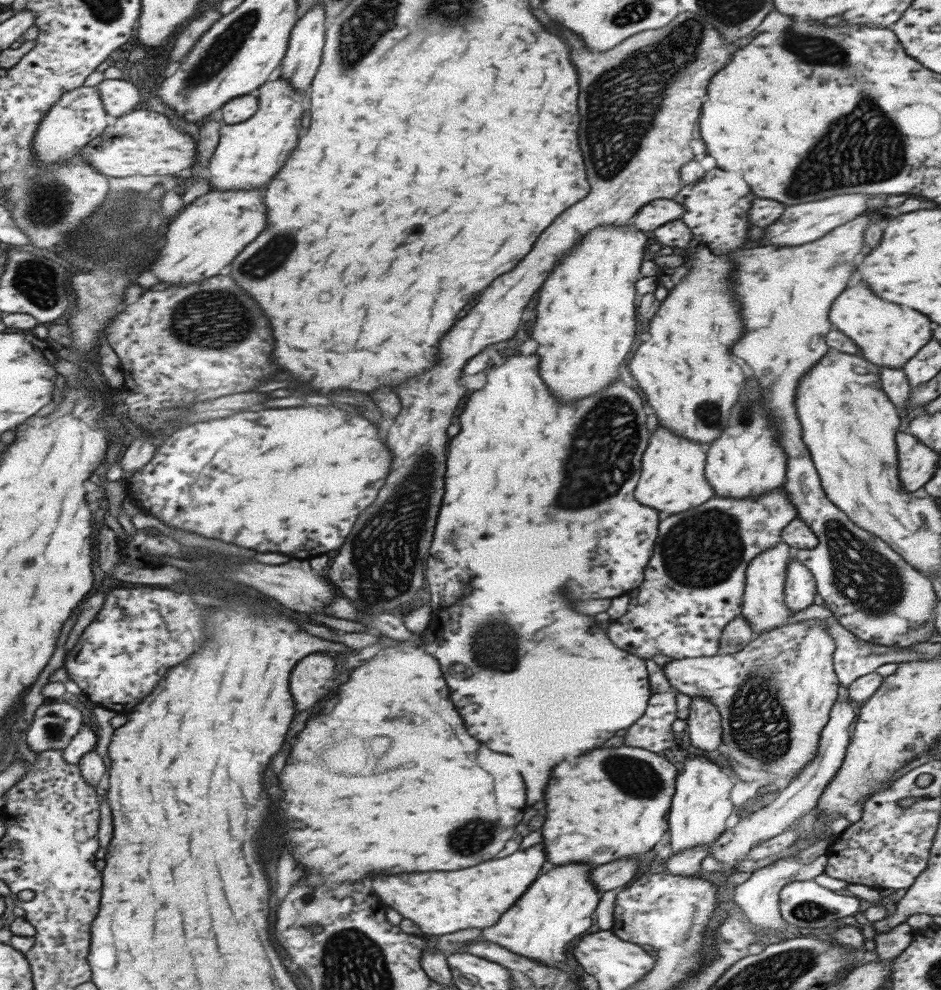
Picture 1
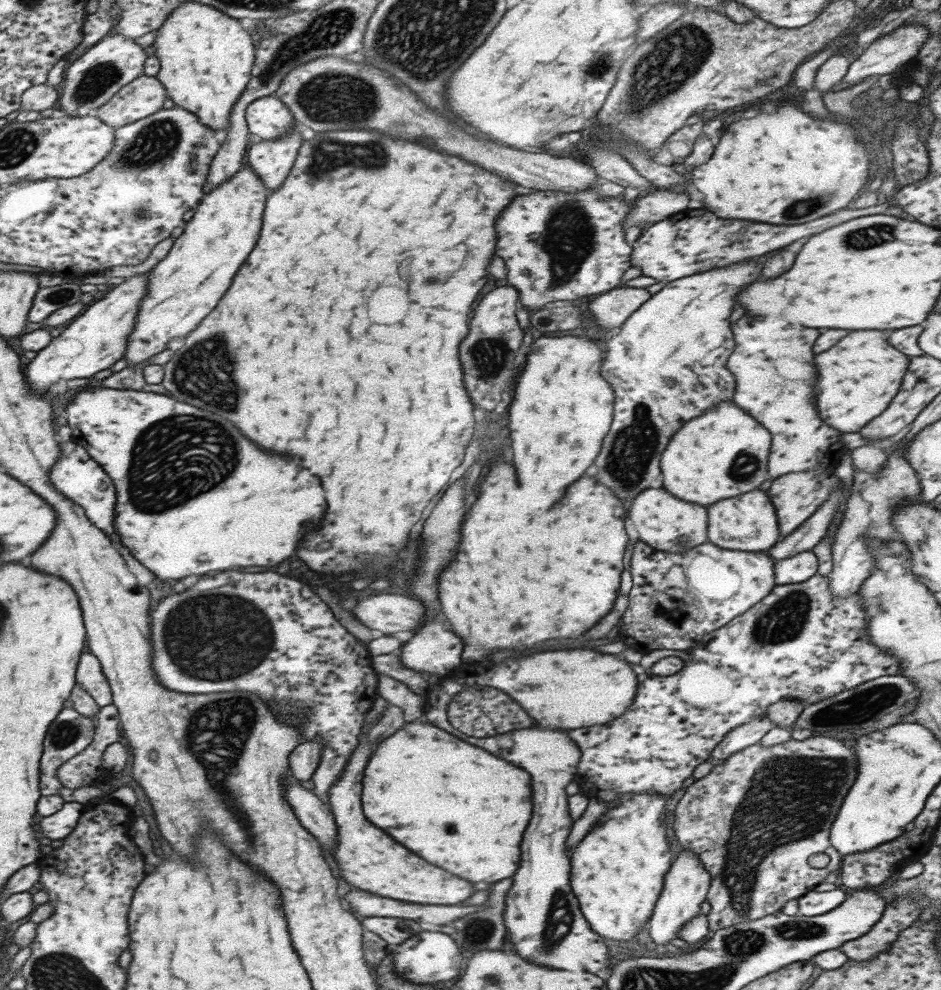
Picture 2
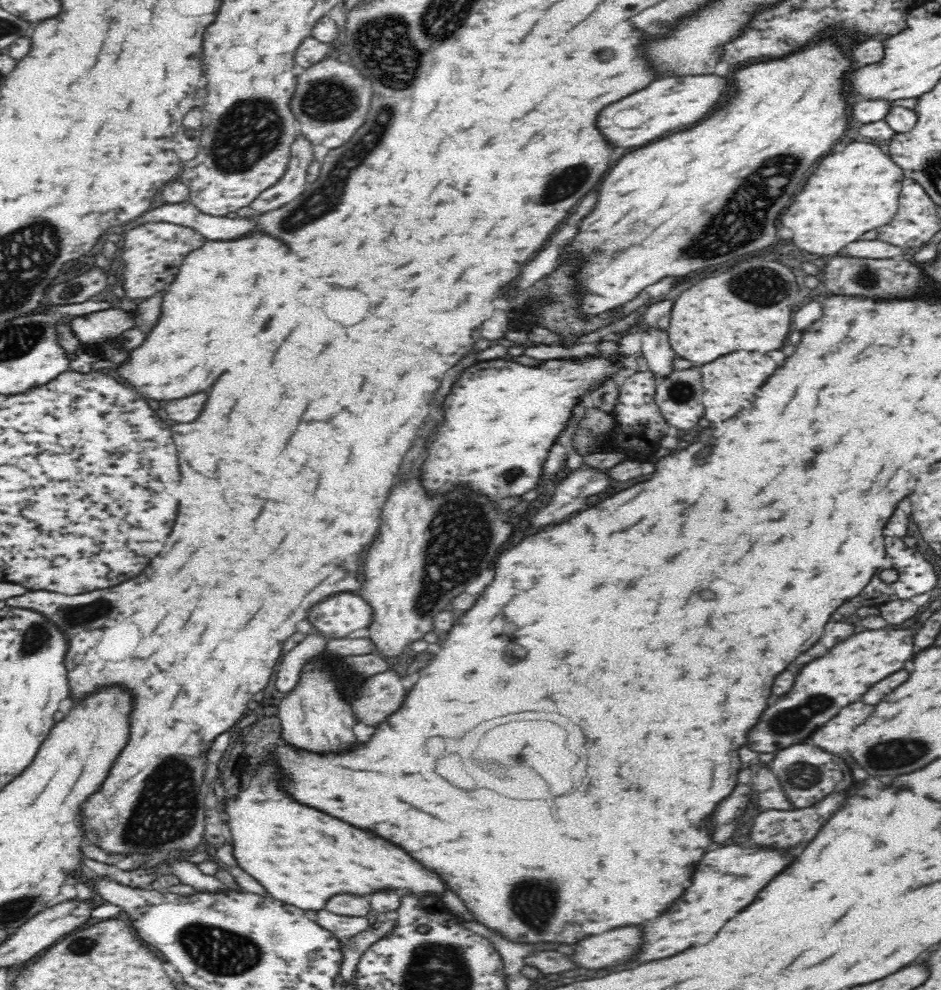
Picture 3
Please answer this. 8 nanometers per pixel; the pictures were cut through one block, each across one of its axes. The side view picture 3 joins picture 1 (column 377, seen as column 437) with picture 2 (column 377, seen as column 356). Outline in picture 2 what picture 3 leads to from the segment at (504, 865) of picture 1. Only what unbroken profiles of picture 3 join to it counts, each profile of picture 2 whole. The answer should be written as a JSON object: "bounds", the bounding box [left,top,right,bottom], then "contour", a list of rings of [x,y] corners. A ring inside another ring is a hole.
{"bounds":[329,740,473,906],"contour":[[[367,740],[357,742],[357,748],[351,754],[341,778],[335,782],[333,788],[329,788],[329,804],[337,826],[337,844],[335,844],[333,858],[339,864],[341,874],[347,876],[343,880],[371,894],[379,894],[383,898],[393,898],[401,902],[413,902],[413,904],[457,906],[459,902],[467,900],[473,892],[469,882],[461,878],[453,878],[453,874],[445,874],[445,870],[427,864],[425,860],[417,858],[401,844],[393,842],[385,832],[381,832],[379,828],[371,826],[365,820],[365,816],[361,814],[359,790],[361,790],[361,772],[365,768],[367,758],[369,758],[369,742]]]}

